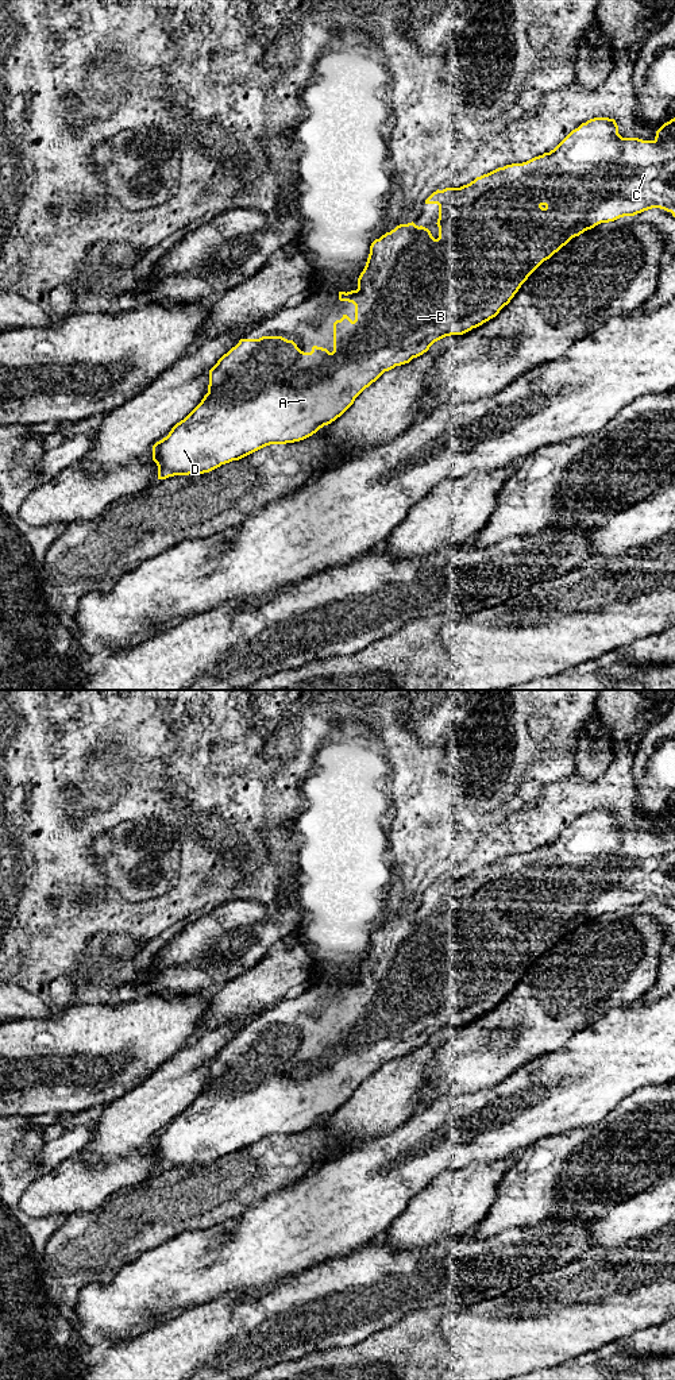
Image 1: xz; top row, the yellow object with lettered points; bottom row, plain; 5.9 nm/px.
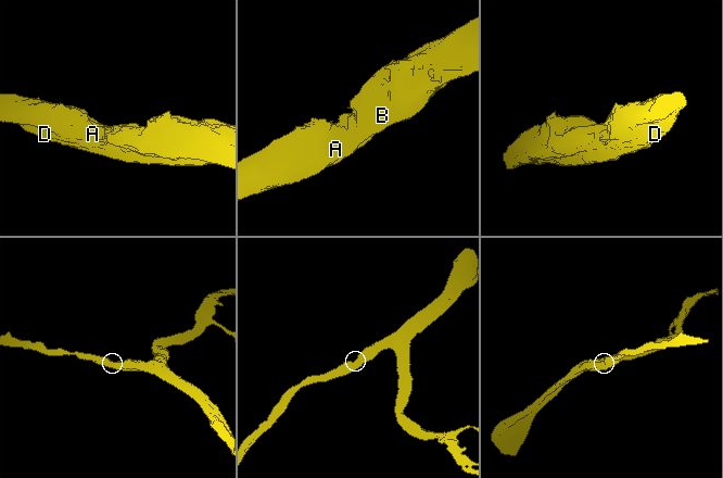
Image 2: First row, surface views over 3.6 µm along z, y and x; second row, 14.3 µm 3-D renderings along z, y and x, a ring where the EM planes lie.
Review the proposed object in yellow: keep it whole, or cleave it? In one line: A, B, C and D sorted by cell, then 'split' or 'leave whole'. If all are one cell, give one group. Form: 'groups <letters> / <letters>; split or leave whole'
groups A B C D; leave whole

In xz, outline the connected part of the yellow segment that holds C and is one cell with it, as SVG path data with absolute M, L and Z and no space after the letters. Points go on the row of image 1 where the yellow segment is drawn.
M675 117L656 131L653 140L622 138L614 119L590 119L549 153L498 167L460 188L437 189L425 204L439 205L439 238L412 221L397 225L371 243L358 289L339 292L340 301L355 305L355 320L343 315L333 323L332 352L317 346L304 352L293 340L262 336L240 339L217 361L209 370L208 393L201 402L153 446L158 479L209 473L266 446L312 436L340 417L385 371L409 363L446 336L463 335L495 317L528 277L572 238L601 223L652 208L671 212L675 217Z

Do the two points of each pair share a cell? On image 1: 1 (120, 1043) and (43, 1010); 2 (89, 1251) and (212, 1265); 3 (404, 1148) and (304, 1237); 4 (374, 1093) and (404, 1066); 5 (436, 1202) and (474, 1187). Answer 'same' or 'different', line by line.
1: different
2: different
3: same
4: same
5: same

